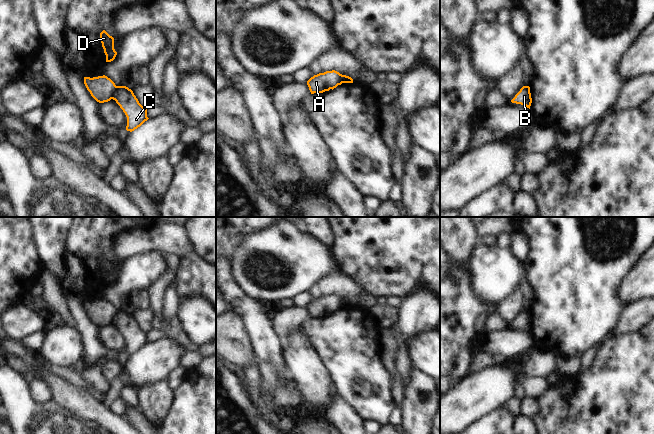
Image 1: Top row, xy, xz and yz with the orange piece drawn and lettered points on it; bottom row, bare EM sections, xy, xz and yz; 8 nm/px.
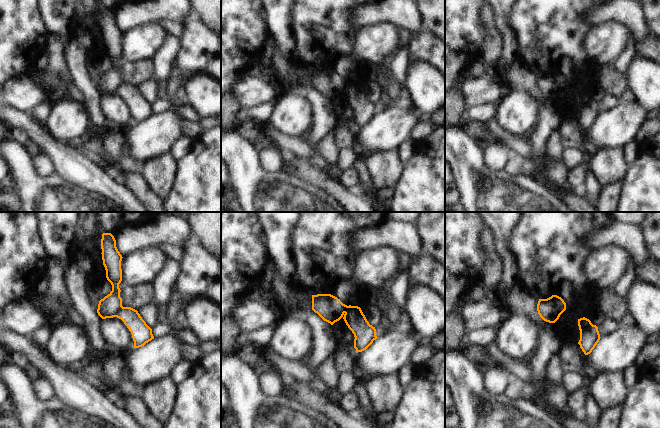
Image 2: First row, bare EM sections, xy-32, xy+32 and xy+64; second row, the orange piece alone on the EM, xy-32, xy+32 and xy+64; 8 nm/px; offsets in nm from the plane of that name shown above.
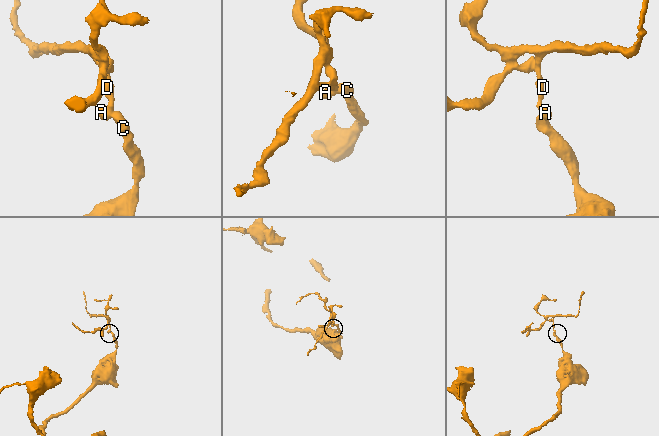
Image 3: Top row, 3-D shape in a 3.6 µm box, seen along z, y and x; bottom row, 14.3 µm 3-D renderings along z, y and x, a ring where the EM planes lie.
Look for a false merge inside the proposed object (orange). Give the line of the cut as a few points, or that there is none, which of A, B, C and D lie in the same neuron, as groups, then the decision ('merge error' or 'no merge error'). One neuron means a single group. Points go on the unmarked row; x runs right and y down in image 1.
cut xy (119, 310), (112, 322); groups A D / B C; merge error

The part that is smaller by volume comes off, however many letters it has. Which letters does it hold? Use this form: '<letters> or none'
A, D

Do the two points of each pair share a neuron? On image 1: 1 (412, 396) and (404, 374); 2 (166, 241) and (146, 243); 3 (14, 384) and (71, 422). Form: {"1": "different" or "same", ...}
{"1": "different", "2": "same", "3": "same"}

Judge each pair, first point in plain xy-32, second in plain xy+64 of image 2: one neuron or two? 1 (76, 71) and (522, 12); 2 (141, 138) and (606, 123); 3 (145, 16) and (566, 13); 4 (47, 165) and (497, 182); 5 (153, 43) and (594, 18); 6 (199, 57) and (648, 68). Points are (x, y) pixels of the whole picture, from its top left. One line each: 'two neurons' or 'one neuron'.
1: two neurons
2: one neuron
3: two neurons
4: two neurons
5: two neurons
6: two neurons

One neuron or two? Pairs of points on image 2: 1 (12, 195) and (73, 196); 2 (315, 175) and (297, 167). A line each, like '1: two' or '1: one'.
1: two
2: one

